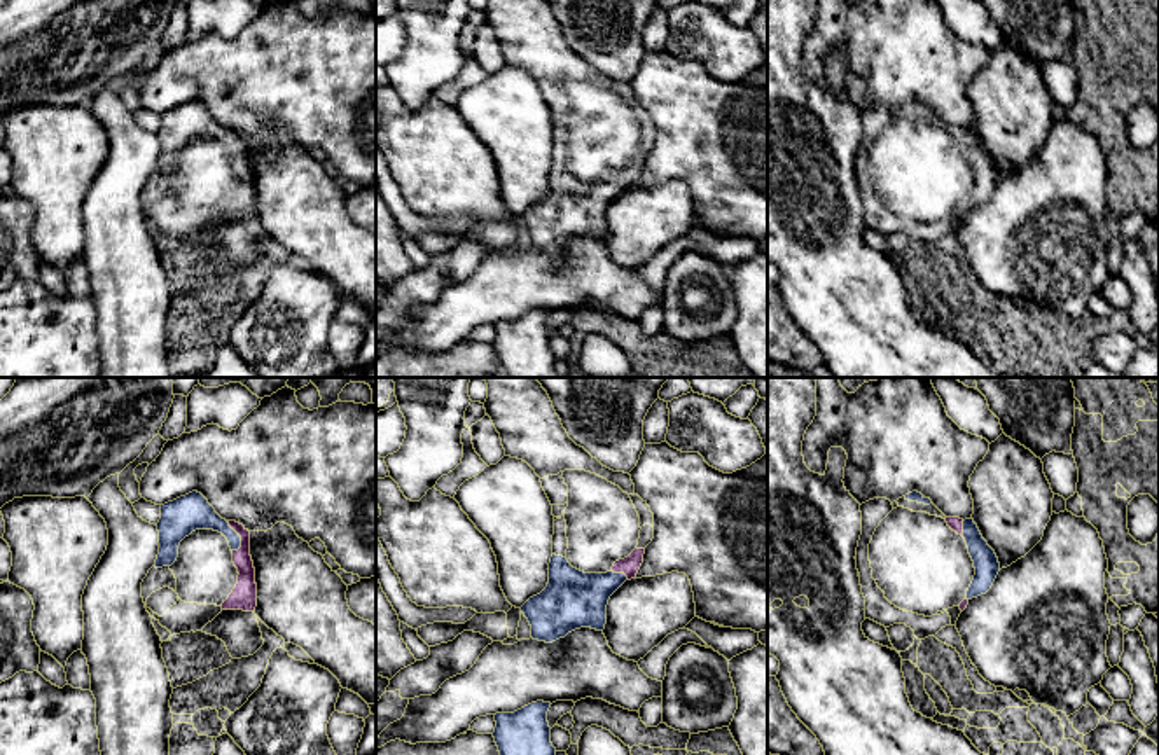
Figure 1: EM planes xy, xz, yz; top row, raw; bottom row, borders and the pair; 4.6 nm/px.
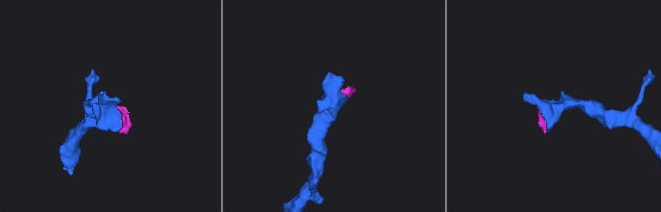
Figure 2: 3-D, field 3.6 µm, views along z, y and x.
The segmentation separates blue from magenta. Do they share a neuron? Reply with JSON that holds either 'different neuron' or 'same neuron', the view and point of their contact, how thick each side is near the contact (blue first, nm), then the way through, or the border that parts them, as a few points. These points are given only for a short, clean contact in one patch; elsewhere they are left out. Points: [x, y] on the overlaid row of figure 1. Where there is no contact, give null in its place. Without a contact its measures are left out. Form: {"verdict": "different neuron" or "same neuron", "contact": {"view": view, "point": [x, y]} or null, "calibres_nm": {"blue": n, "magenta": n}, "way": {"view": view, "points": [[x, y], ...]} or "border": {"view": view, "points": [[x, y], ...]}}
{"verdict": "same neuron", "contact": {"view": "xy", "point": [240, 537]}, "calibres_nm": {"blue": 160, "magenta": 110}}

